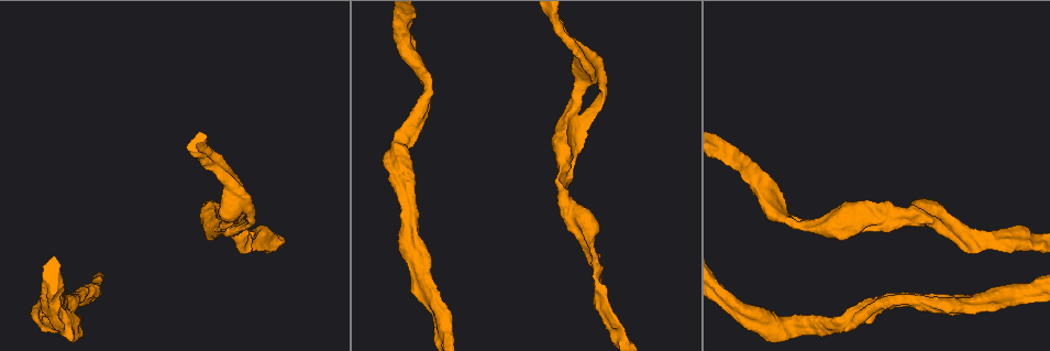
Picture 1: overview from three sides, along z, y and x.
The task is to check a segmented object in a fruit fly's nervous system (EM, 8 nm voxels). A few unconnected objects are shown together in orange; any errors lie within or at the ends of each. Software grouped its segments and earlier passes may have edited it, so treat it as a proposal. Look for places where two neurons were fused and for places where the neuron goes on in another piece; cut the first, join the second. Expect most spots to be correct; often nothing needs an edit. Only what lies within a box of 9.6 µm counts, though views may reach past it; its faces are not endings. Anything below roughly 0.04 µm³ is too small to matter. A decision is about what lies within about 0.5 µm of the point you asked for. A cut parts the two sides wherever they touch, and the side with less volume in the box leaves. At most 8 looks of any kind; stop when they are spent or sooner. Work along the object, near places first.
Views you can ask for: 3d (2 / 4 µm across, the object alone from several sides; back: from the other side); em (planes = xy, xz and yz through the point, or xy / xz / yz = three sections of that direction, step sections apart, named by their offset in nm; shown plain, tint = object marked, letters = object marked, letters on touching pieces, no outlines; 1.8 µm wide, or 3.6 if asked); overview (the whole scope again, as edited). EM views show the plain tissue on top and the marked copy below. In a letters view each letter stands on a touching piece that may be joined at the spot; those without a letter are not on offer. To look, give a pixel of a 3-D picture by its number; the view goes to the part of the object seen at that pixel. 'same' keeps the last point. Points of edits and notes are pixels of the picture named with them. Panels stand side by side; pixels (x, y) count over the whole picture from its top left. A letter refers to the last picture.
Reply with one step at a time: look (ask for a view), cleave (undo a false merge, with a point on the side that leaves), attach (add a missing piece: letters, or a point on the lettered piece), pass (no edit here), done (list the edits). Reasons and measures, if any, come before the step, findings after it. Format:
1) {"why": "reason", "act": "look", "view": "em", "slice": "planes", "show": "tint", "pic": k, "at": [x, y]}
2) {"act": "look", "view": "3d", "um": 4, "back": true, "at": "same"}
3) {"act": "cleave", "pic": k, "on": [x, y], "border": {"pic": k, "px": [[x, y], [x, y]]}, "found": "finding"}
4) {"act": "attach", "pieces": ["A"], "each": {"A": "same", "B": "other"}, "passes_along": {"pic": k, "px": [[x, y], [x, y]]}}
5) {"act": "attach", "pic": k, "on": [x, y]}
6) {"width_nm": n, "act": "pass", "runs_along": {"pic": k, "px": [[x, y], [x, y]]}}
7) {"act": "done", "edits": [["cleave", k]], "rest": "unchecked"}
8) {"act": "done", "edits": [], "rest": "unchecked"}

{"act": "look", "view": "3d", "um": 4, "pic": 1, "at": [718, 144]}

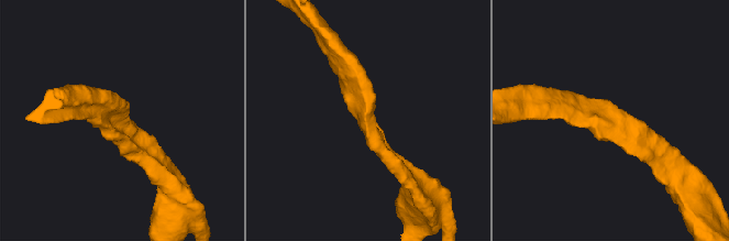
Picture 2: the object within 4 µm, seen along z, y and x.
{"act": "look", "view": "em", "slice": "yz", "step": 8, "show": "letters", "pic": 2, "at": [122, 119]}

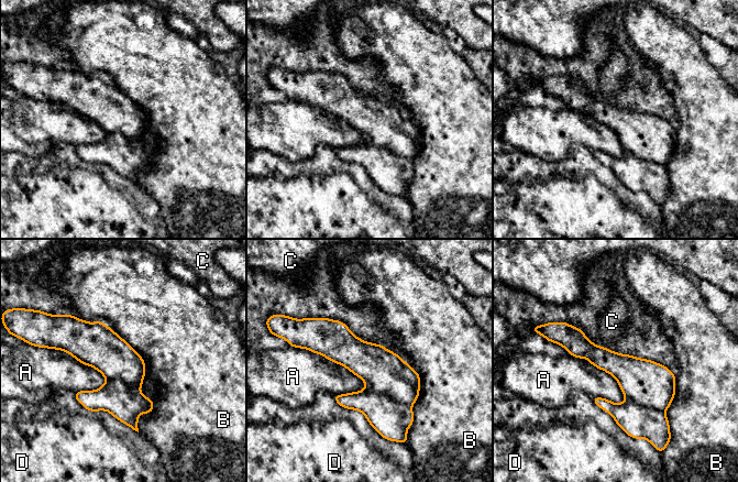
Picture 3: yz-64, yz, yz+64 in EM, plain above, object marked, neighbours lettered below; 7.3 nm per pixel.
{"act": "pass", "each": {"A": "other", "B": "other", "C": "other", "D": "other"}, "runs_along": {"pic": 3, "px": [[61, 343], [121, 380], [134, 426]]}, "found": "one neuron here"}

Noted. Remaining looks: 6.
{"why": "a narrow waist", "act": "look", "view": "3d", "um": 4, "pic": 1, "at": [890, 220]}

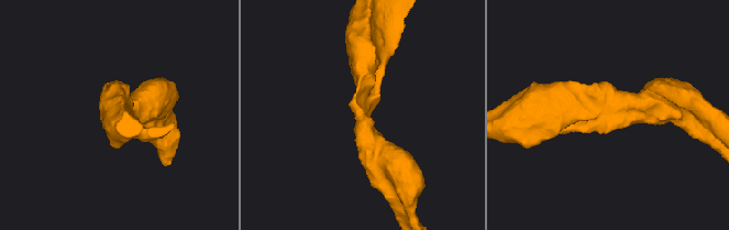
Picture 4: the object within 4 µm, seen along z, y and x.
{"arm_widths_nm": [420, 420], "why": "need the tissue", "act": "look", "view": "em", "slice": "planes", "show": "letters", "pic": 4, "at": [610, 111]}

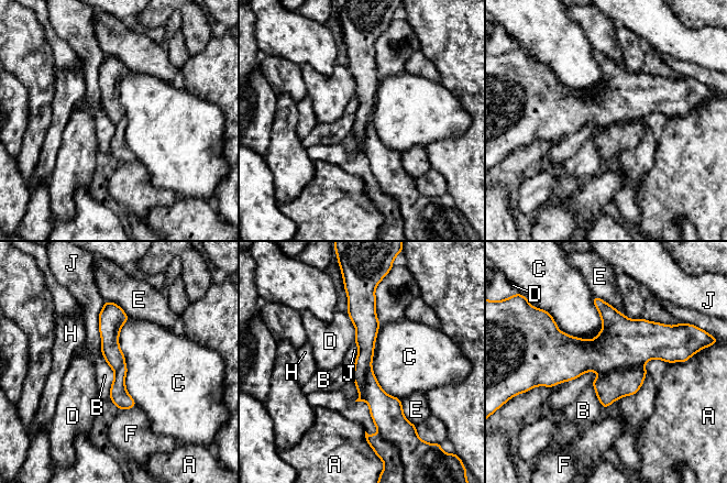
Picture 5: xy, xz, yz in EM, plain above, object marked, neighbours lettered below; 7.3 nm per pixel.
{"width_nm": 140, "longest_contact_nm": ["C", 400], "act": "pass", "each": {"A": "other", "B": "other", "C": "other", "D": "other", "E": "other", "F": "other", "H": "other", "J": "other"}, "found": "all the same neuron"}

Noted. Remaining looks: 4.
{"why": "stops while still wide", "act": "look", "view": "3d", "um": 4, "pic": 1, "at": [584, 131]}

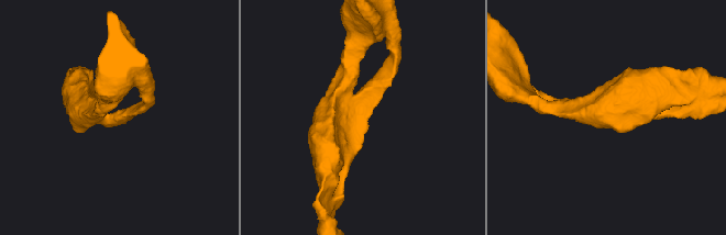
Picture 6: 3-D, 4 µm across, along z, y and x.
{"act": "look", "view": "em", "slice": "xy", "step": 16, "show": "letters", "pic": 6, "at": [122, 119]}

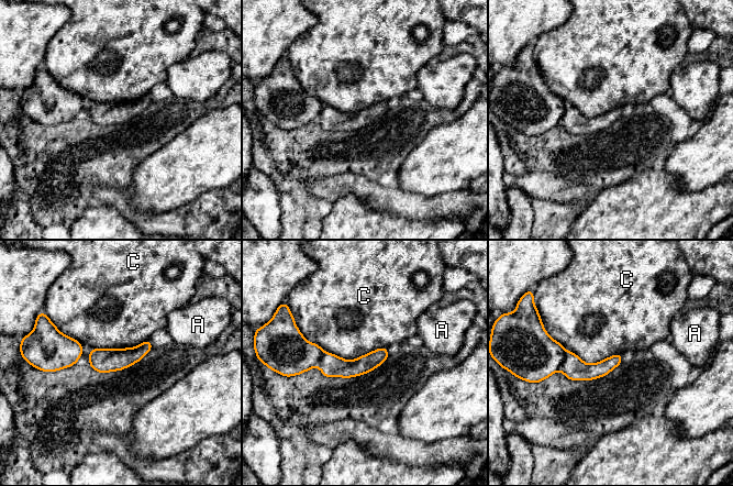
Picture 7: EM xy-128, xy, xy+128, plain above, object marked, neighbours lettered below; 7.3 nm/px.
{"act": "pass", "each": {"A": "other", "C": "other"}, "runs_along": {"pic": 7, "px": [[385, 353], [359, 366], [299, 357]]}, "found": "none of them fits"}

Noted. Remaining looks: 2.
{"why": "closes a loop", "act": "look", "view": "em", "slice": "planes", "show": "letters", "pic": 1, "at": [599, 268]}

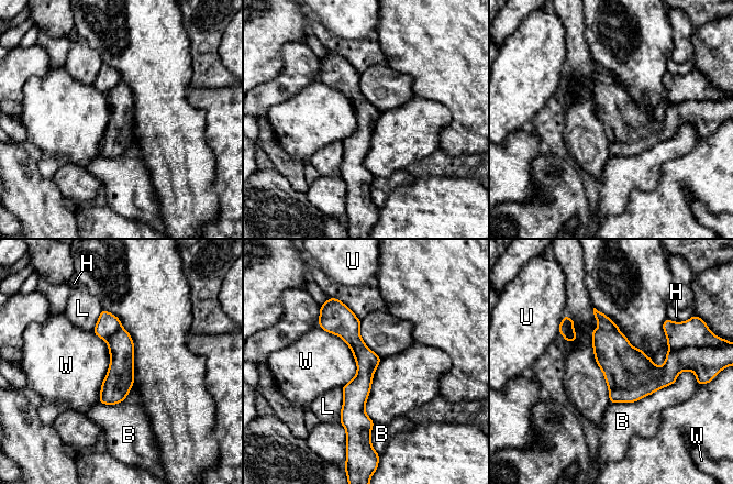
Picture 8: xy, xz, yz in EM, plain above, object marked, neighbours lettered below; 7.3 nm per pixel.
{"act": "pass", "each": {"B": "other", "H": "other", "L": "other", "U": "other", "W": "other"}, "runs_along": {"pic": 8, "px": [[336, 304], [363, 354], [361, 428]]}, "found": "one neuron here"}

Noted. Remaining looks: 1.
{"act": "done", "edits": [], "rest": "unchecked"}

